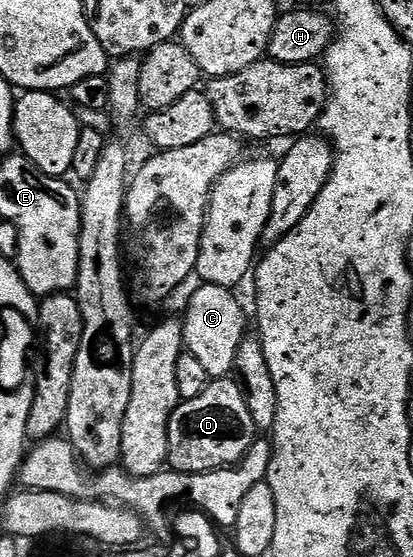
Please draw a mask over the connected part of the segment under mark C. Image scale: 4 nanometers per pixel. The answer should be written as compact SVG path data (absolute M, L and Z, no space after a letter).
M202 283L198 285L188 302L188 308L183 312L182 323L182 345L189 353L196 356L202 362L211 380L228 377L233 371L235 356L238 354L239 344L246 337L245 314L239 304L236 294L230 287Z

